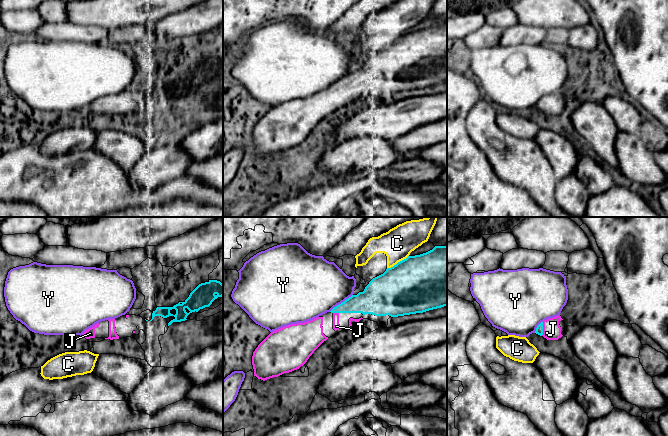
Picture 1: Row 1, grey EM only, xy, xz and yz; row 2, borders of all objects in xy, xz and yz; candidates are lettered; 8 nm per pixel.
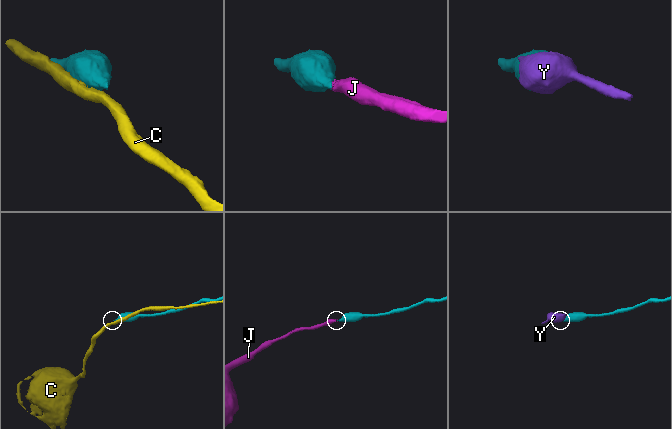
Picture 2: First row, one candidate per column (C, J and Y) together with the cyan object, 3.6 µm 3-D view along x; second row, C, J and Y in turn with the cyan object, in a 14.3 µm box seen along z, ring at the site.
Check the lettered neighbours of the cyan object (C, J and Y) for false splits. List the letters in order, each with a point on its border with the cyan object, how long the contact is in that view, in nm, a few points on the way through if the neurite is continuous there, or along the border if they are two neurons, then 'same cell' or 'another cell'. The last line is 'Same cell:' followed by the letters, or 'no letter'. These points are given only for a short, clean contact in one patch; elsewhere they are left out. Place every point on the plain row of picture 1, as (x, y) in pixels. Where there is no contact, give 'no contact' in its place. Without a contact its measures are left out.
C: meets cyan in xz at (398, 38); contact 200 nm long; border along xz (408, 31), (387, 44); another cell
J: meets cyan in yz at (542, 105); contact 110 nm long; same cell
Y: meets cyan in xz at (341, 79); contact 240 nm long; another cell
Same cell: J

